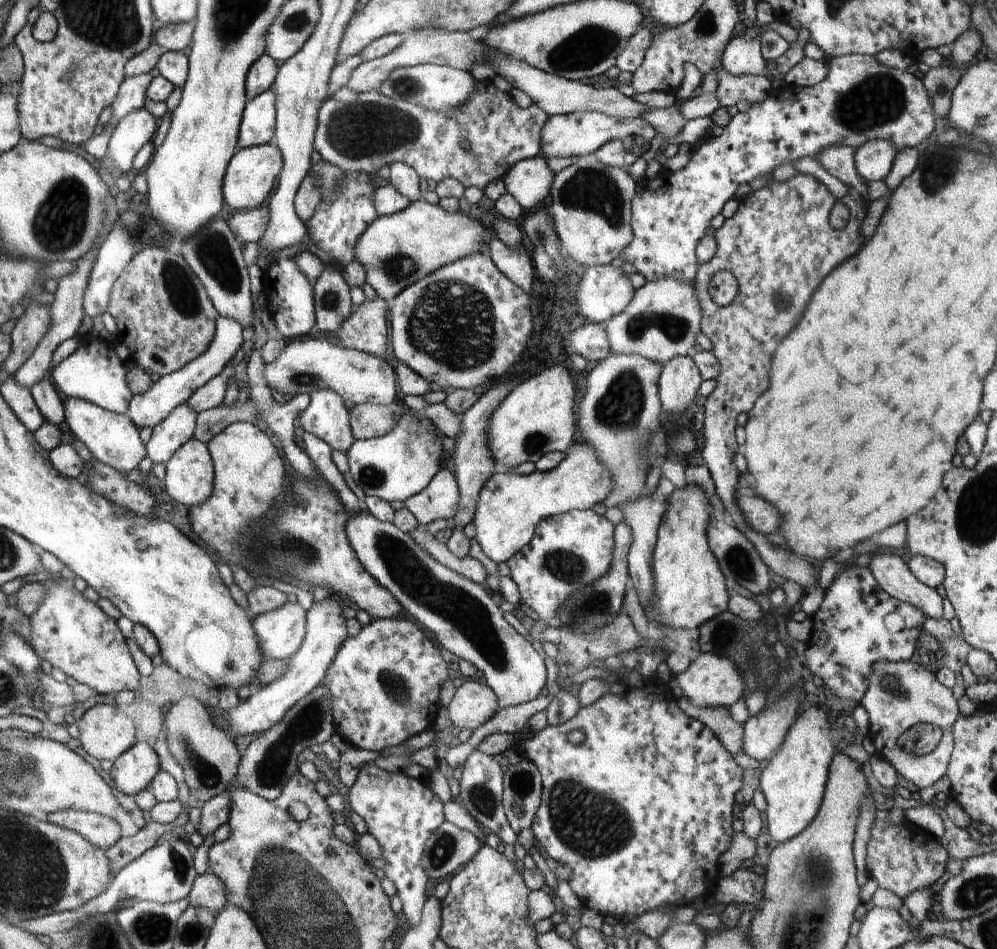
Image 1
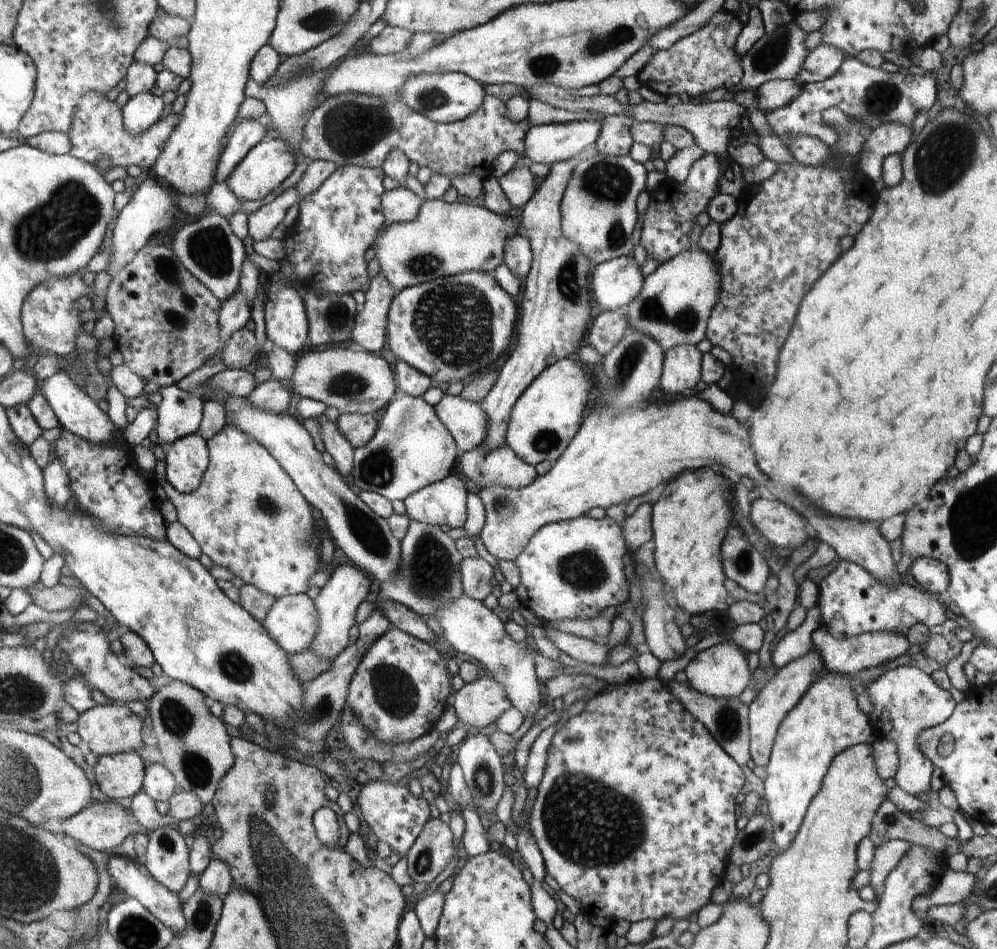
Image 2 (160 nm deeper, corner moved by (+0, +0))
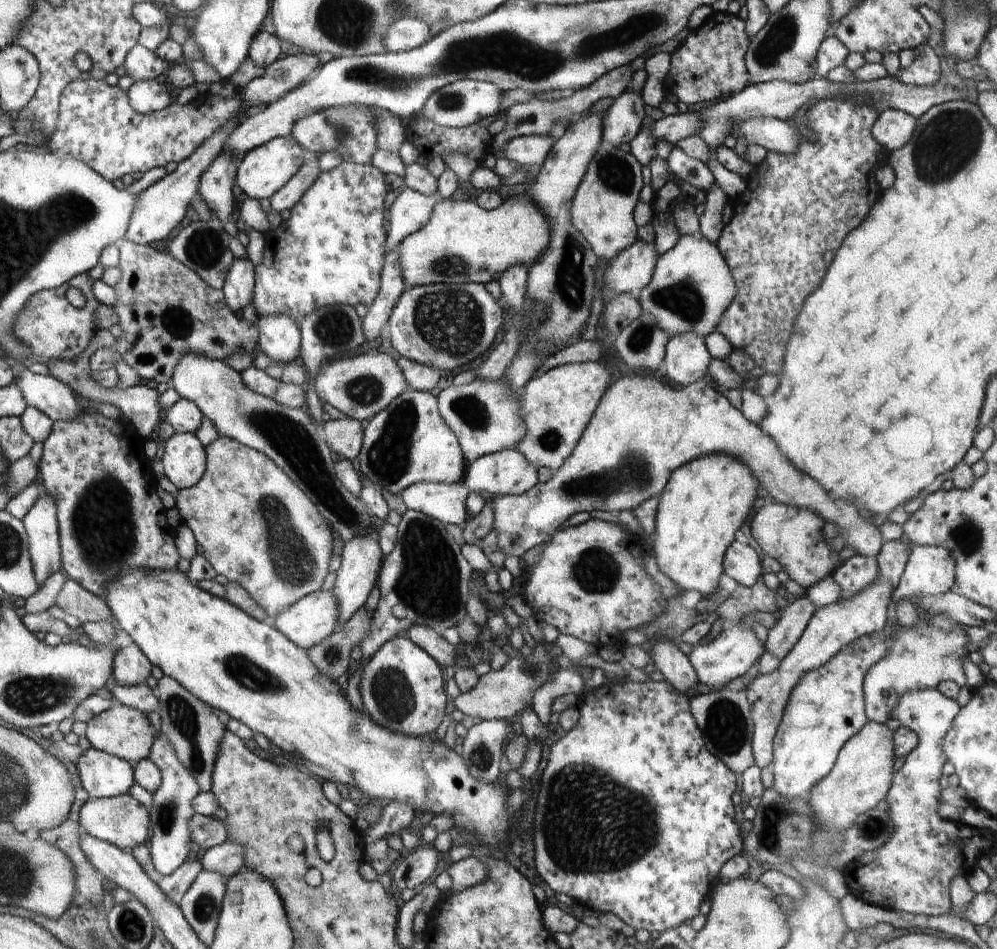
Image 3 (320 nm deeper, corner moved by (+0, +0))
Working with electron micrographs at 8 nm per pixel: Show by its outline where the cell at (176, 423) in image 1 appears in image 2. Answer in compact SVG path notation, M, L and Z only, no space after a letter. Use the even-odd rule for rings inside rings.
M176 385L161 388L162 402L157 406L159 444L172 443L199 429L203 417L202 398Z

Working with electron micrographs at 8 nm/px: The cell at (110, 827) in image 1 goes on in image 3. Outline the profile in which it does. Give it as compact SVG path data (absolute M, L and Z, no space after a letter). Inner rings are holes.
M129 792L117 797L90 798L81 806L80 818L81 827L89 835L95 836L104 842L116 845L118 848L136 848L140 844L148 844L148 828L150 818L146 808L138 799L135 799Z

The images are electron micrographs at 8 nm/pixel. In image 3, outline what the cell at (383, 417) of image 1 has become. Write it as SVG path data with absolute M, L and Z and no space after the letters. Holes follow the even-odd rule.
M356 419L328 420L323 422L326 433L326 440L329 443L330 450L334 452L335 457L354 460L360 456L362 441L364 441L364 430L361 428L361 422Z

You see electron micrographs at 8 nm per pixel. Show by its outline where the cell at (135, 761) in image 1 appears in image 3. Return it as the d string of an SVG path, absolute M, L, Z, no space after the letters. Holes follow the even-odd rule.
M94 747L80 752L76 766L81 785L92 799L126 794L136 781L126 759Z

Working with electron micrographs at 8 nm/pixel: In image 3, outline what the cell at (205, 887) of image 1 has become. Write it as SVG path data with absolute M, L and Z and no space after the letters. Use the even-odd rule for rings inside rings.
M226 841L207 849L202 856L204 869L219 872L226 880L240 872L245 864L245 848L236 841Z

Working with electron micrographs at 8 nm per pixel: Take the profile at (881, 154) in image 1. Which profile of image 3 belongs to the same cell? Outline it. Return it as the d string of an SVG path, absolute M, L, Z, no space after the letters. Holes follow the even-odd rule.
M892 107L879 112L871 133L882 146L893 151L902 148L914 134L917 120L907 112Z

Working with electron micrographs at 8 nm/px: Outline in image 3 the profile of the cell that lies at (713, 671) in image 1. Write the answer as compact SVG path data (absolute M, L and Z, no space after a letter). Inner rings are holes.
M737 623L728 629L724 628L716 639L705 645L694 644L690 654L687 654L690 664L698 675L699 682L714 687L726 687L731 680L744 676L756 660L765 653L764 644L760 643L756 633L746 623Z

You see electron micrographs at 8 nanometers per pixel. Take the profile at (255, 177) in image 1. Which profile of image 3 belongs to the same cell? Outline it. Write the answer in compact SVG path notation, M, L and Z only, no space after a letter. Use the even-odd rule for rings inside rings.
M276 137L245 154L237 166L235 181L243 194L247 194L251 199L264 200L286 186L299 172L302 164L304 150L301 144L294 142L292 137Z

